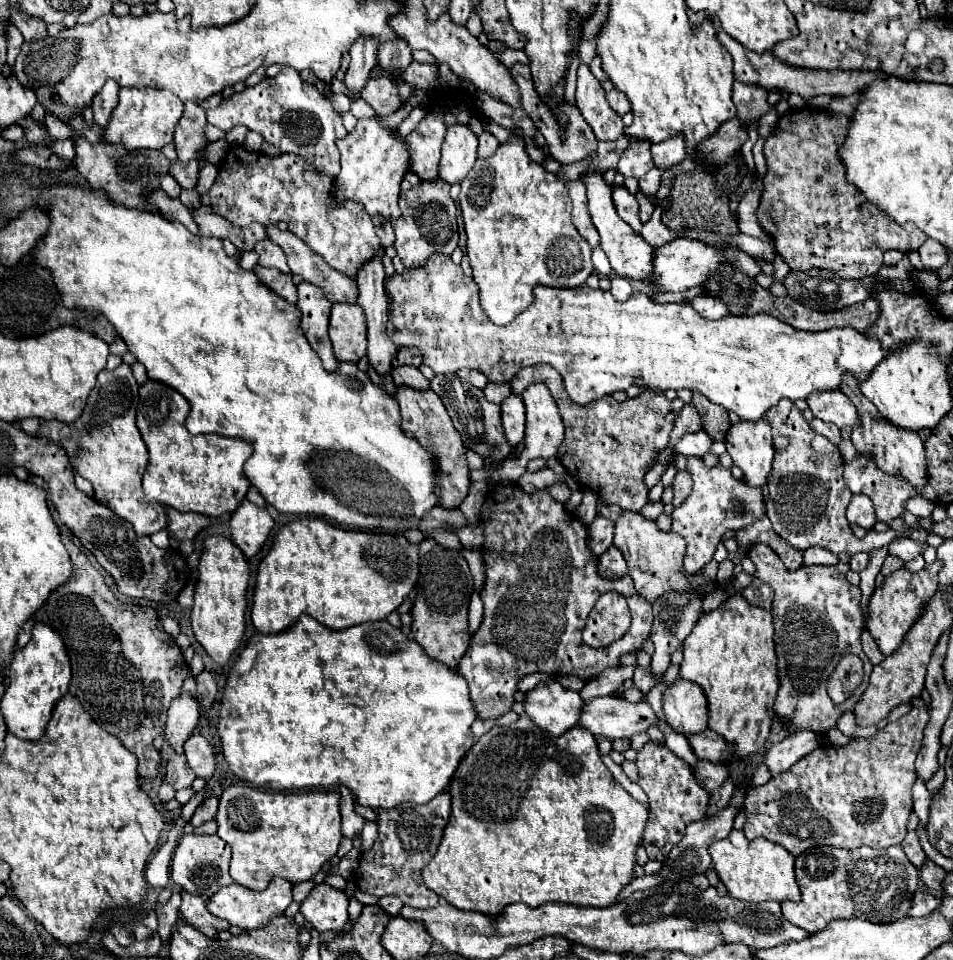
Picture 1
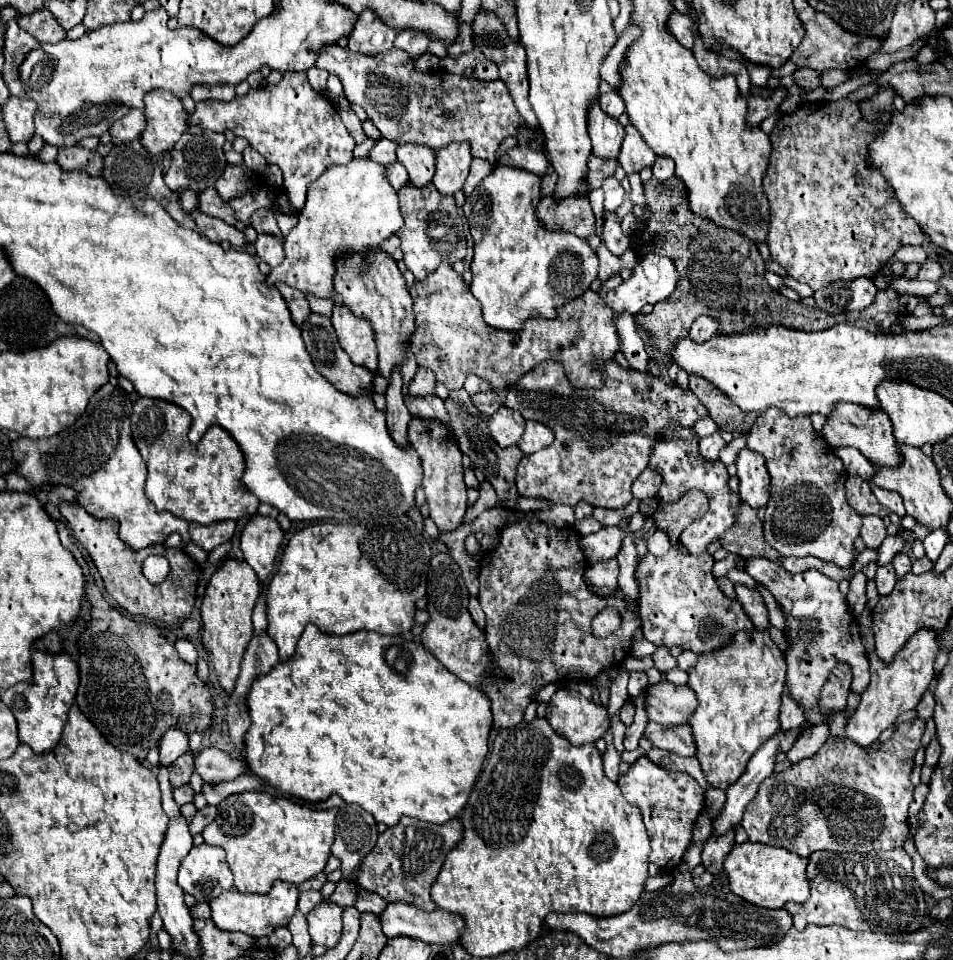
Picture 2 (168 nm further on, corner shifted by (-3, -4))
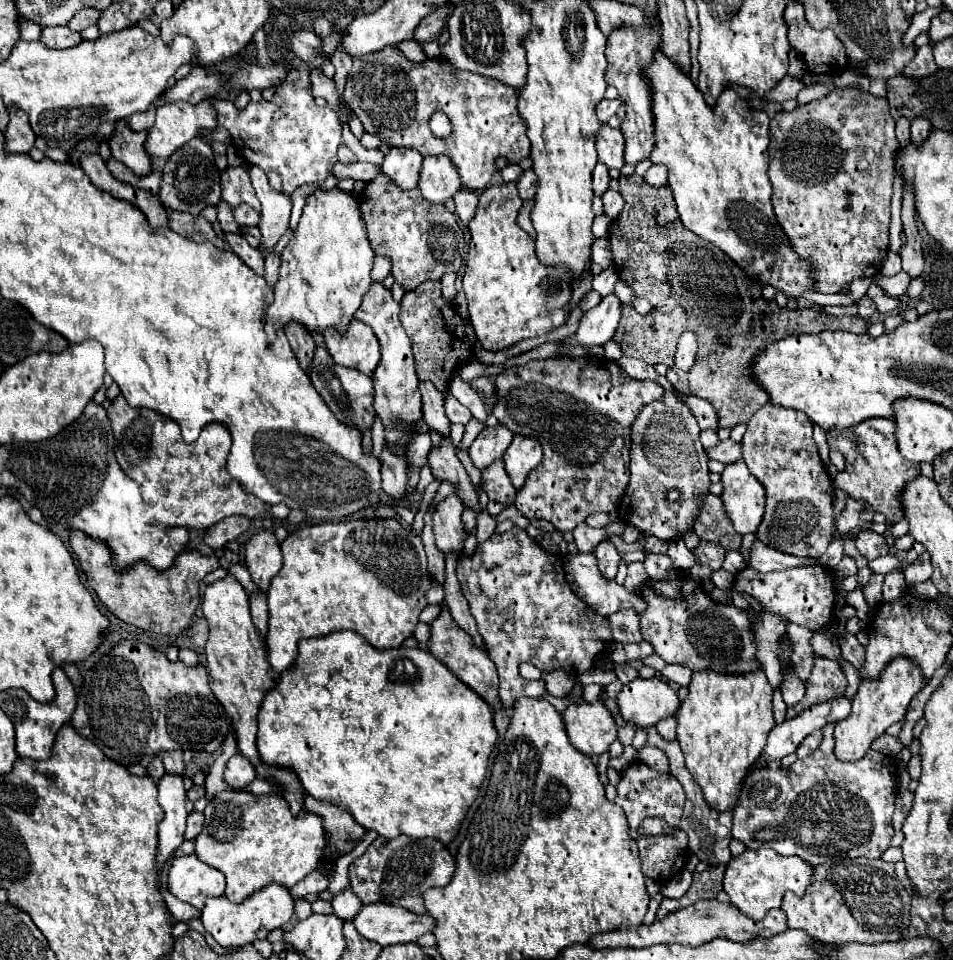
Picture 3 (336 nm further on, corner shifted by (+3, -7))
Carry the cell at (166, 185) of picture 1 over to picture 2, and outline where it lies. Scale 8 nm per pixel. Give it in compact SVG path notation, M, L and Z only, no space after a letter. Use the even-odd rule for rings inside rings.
M177 192L177 200L179 200L179 204L181 204L181 208L183 208L185 212L197 210L197 196L187 194L187 192Z

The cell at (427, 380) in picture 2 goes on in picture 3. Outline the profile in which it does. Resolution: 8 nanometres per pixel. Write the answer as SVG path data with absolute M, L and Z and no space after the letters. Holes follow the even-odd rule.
M431 381L419 383L419 391L421 391L421 399L423 399L423 421L433 431L447 437L449 435L449 419L443 409L443 403L445 403L443 393L437 391Z

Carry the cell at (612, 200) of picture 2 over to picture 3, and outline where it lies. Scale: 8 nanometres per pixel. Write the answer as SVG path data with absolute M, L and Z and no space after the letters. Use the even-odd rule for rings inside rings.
M597 163L593 169L593 191L595 195L603 195L609 189L609 169L603 163Z

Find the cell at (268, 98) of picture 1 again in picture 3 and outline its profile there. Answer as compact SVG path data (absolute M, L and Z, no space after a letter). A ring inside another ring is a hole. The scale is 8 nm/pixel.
M293 69L287 75L287 81L275 89L275 97L271 101L259 101L239 111L231 101L209 99L217 111L217 121L231 133L233 147L243 155L243 159L251 165L261 167L263 171L277 171L283 179L283 193L291 195L297 187L305 183L321 183L329 177L329 167L337 161L337 149L341 145L341 125L337 113L329 107L317 107L311 93L311 79L307 69Z

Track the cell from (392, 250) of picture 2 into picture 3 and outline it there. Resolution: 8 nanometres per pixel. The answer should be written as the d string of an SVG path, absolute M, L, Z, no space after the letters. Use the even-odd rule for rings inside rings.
M375 257L373 269L371 269L371 279L373 281L383 281L391 273L391 261L387 257Z

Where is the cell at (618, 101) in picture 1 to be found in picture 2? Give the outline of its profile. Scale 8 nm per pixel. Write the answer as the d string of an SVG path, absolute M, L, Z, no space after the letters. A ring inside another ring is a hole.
M609 92L609 94L599 96L599 102L601 102L603 112L613 118L619 118L625 112L625 102L621 100L621 96L617 92Z

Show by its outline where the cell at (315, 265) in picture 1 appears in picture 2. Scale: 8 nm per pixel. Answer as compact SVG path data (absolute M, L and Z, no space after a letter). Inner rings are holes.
M259 210L259 212L255 212L253 218L251 218L251 226L253 226L259 234L265 234L265 232L267 232L267 234L279 238L281 242L285 240L285 236L281 234L281 230L279 230L279 226L277 226L275 214L269 212L269 210Z

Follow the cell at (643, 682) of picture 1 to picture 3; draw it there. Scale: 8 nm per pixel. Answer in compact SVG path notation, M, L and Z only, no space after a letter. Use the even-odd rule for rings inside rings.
M613 663L613 673L617 675L617 679L621 683L631 683L639 673L635 667L631 667L629 663Z

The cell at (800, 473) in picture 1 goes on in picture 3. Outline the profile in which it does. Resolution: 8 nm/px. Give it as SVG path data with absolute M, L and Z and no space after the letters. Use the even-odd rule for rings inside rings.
M763 405L747 423L743 461L767 491L767 507L757 539L797 557L821 557L833 533L833 481L811 437L813 423L801 411Z

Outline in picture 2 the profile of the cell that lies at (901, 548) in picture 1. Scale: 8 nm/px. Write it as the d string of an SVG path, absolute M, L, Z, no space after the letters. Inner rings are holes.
M899 552L899 554L893 558L893 566L895 566L897 578L903 578L907 572L911 572L911 558L909 558L909 554Z

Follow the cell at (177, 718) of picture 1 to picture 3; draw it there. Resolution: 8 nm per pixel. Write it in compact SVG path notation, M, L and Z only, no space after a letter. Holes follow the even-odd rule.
M153 757L153 761L151 761L149 767L147 767L147 777L159 781L163 775L165 775L165 767L163 767L161 759L159 759L159 757Z

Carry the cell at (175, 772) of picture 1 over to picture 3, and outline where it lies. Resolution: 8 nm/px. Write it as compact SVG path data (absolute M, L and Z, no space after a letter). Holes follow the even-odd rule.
M161 751L161 753L157 753L157 757L163 761L167 771L179 773L179 775L183 773L185 763L183 763L183 753L181 751Z

